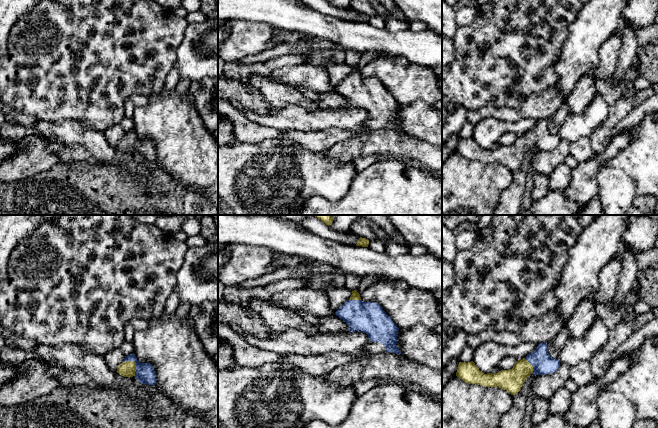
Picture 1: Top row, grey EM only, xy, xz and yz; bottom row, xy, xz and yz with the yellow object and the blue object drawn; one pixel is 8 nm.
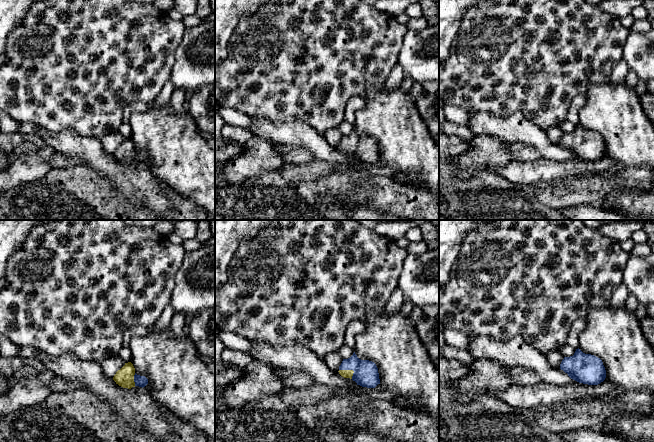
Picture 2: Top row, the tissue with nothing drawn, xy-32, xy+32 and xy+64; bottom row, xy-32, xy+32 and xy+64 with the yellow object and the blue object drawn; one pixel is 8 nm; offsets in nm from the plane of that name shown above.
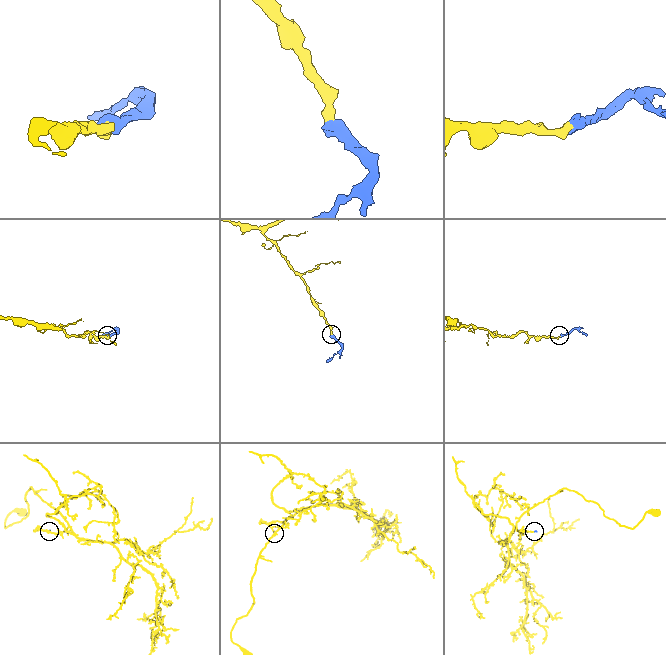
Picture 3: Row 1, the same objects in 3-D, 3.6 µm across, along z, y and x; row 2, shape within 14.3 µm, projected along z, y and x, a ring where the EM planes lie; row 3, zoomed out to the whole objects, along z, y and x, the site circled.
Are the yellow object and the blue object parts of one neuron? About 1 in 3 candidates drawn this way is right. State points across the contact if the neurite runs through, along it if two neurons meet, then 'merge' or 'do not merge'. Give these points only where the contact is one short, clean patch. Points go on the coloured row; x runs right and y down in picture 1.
across xy (127, 369), (134, 363), (144, 372) | merge

